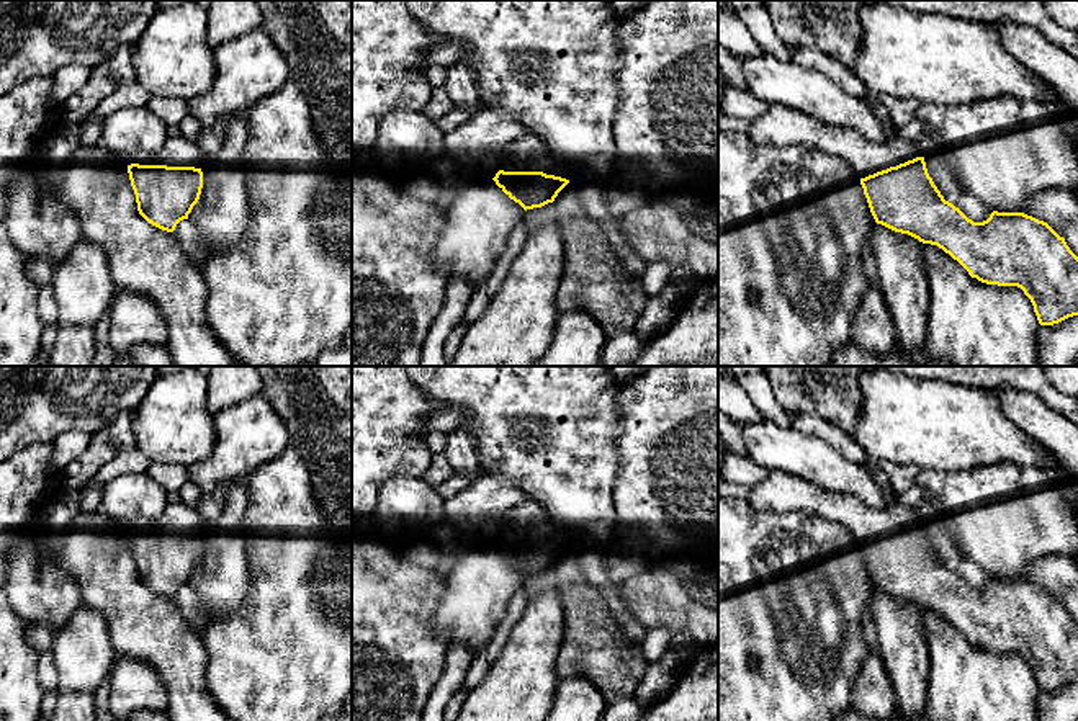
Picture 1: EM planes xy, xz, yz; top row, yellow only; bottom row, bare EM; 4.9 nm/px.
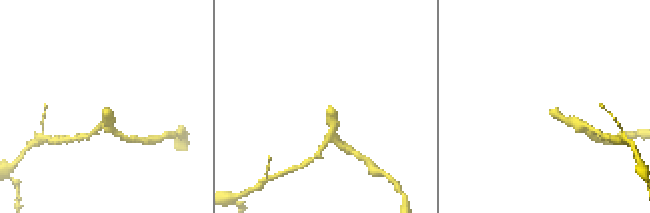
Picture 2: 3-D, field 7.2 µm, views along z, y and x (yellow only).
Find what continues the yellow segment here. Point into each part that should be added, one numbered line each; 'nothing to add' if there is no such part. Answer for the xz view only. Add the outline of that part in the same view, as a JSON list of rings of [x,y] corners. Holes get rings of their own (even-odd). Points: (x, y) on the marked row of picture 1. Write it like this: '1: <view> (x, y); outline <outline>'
1: xz (529, 152); outline [[[533,132],[510,142],[504,150],[504,172],[543,172],[569,180],[571,167],[564,159],[555,157],[548,146]]]

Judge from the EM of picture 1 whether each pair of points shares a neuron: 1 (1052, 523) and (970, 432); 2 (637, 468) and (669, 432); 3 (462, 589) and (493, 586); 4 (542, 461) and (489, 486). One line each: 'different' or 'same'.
1: different
2: same
3: same
4: different

